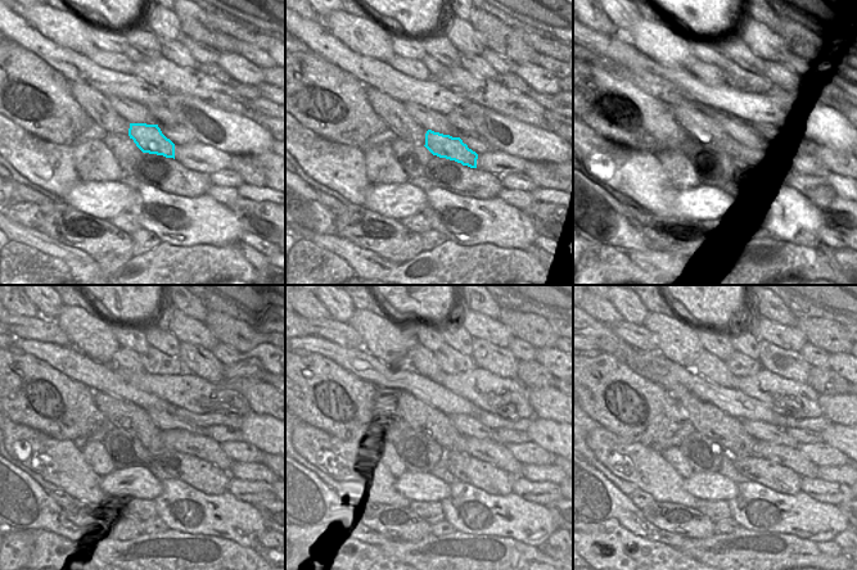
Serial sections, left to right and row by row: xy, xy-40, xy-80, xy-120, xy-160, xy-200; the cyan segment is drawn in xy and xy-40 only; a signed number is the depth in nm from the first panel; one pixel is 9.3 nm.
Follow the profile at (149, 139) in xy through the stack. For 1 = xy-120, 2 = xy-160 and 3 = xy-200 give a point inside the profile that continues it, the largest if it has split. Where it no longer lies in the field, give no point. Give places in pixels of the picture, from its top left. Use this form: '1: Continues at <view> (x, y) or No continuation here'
1: Continues at xy-120 (210, 452)
2: Continues at xy-160 (497, 453)
3: Continues at xy-200 (789, 456).

